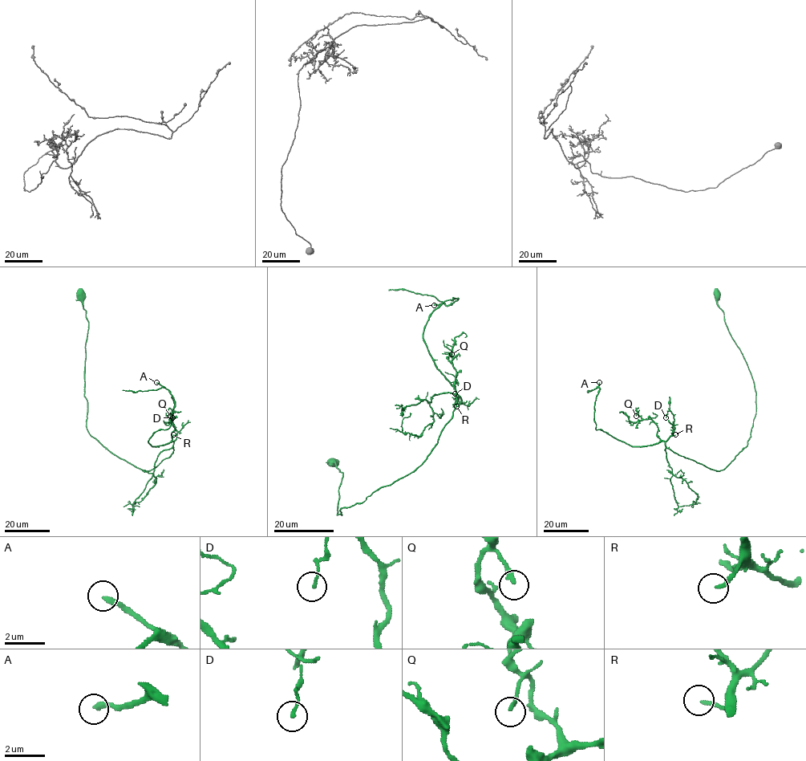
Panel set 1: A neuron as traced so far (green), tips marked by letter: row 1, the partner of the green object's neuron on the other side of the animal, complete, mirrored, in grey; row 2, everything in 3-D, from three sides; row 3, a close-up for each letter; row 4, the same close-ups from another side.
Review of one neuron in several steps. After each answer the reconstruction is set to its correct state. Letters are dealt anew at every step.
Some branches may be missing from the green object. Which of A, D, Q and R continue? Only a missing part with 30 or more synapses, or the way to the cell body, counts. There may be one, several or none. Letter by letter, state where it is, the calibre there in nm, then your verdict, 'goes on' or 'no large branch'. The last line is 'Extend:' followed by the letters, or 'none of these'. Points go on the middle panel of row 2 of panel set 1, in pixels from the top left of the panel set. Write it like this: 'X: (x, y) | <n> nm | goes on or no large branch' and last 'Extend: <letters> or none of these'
A: (434, 305) | 240 nm | goes on
D: (455, 393) | 130 nm | no large branch
Q: (451, 354) | 190 nm | no large branch
R: (456, 406) | 170 nm | no large branch
Extend: A

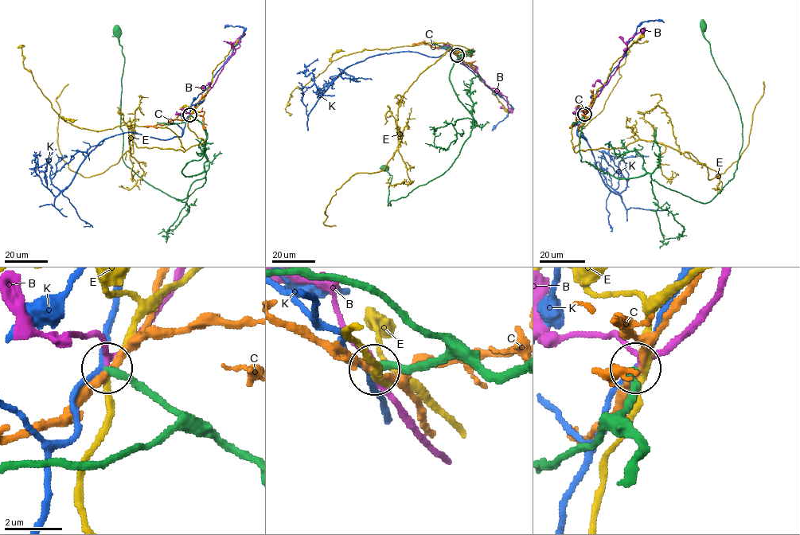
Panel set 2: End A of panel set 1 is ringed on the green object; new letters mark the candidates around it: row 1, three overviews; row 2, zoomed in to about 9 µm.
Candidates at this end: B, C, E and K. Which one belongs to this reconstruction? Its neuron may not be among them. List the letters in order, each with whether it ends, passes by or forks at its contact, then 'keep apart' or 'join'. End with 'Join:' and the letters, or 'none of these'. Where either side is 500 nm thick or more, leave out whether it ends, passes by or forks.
B: it passes by; join
C: it passes by; keep apart
E: it passes by; keep apart
K: it passes by; keep apart
Join: B

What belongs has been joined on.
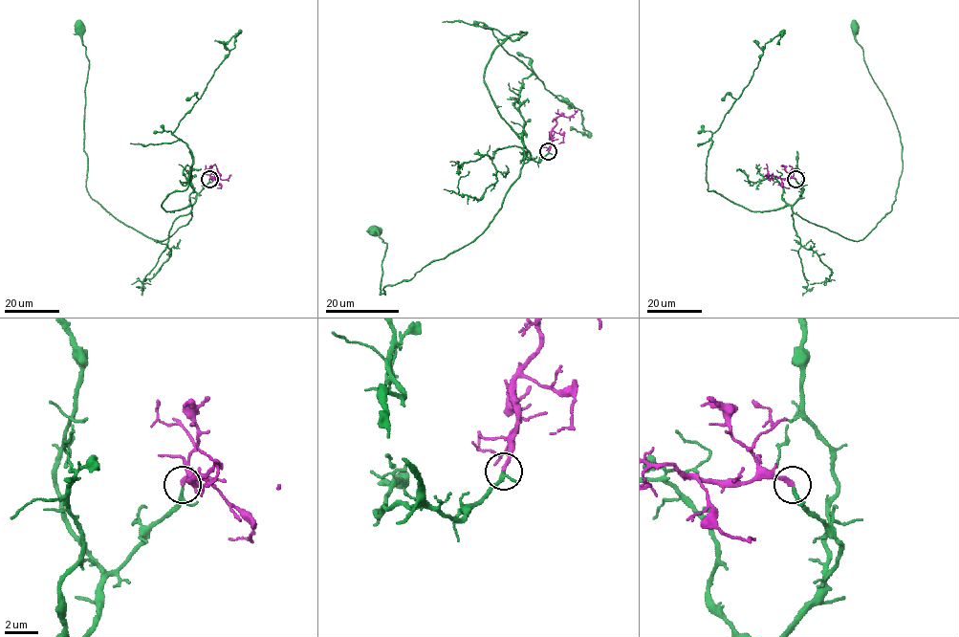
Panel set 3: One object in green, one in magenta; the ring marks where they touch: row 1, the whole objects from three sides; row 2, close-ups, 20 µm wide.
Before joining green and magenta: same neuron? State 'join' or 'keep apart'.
join

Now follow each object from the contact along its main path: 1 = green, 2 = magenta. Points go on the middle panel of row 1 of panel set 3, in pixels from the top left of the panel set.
1: (548, 151), (536, 163), (524, 146), (519, 177), (484, 230), (387, 284), (385, 295), (386, 244), (374, 230)
2: (548, 151), (556, 119), (561, 115), (571, 117), (577, 111)

